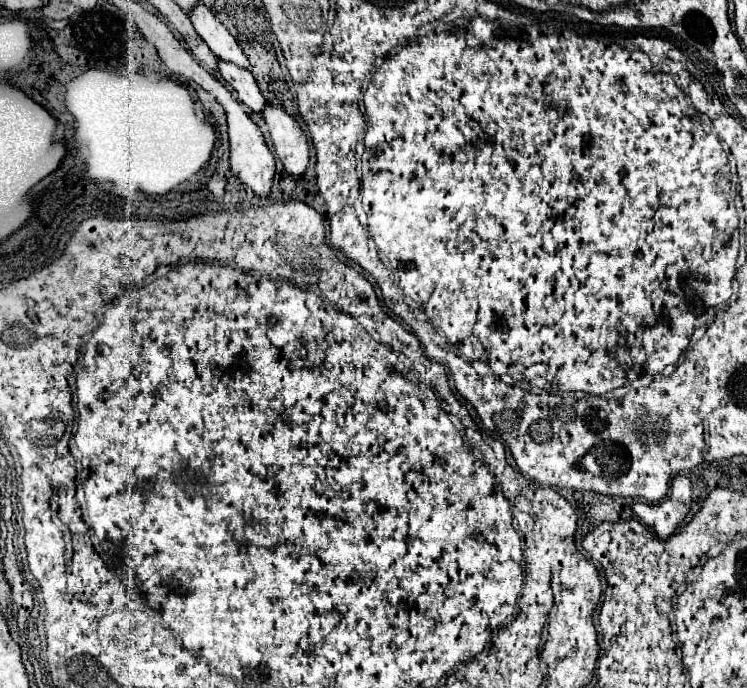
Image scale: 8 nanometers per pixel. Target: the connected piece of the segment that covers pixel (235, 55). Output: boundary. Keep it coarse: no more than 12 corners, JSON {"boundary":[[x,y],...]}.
{"boundary":[[202,1],[188,17],[216,57],[250,69],[236,39]]}

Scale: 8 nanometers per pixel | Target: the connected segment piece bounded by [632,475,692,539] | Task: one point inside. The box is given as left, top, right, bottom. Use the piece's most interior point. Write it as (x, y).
(663, 518)

